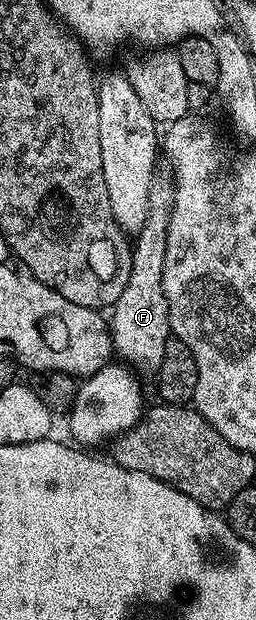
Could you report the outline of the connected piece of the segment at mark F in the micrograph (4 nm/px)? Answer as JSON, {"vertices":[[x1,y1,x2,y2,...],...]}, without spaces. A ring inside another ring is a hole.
{"vertices":[[167,167,156,168,153,175,153,187,149,187,149,215,145,227,133,239,131,251,131,270,129,283,121,291,121,299,109,313,111,343,116,354,119,353,126,364,136,370,161,367,161,358,165,356,165,343,173,336,169,319,169,303,163,290,163,272,165,271,165,247,167,246,167,228,169,215,173,207,175,178]]}

